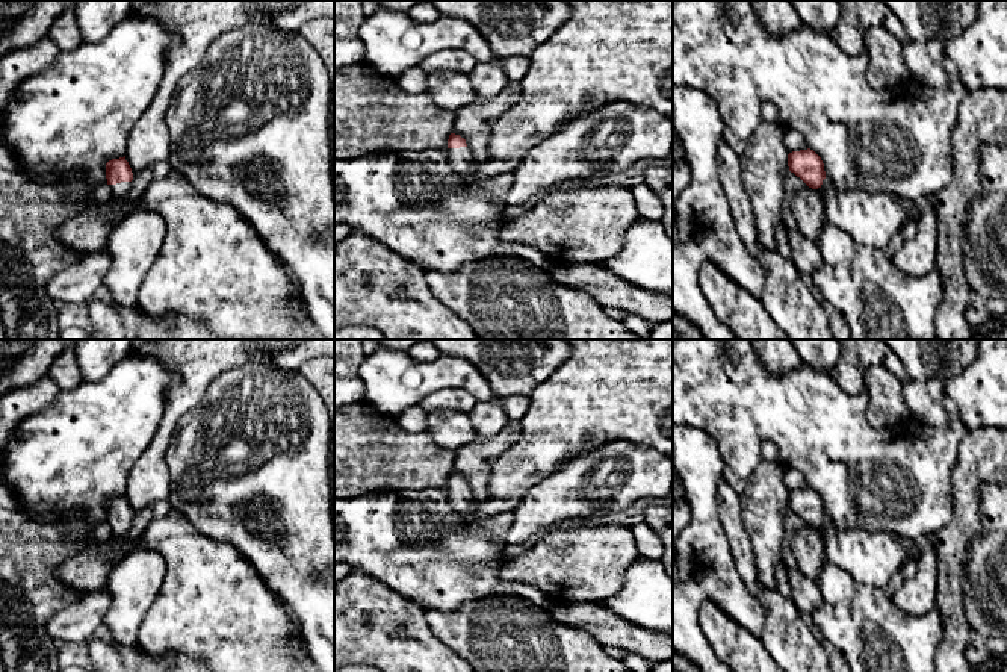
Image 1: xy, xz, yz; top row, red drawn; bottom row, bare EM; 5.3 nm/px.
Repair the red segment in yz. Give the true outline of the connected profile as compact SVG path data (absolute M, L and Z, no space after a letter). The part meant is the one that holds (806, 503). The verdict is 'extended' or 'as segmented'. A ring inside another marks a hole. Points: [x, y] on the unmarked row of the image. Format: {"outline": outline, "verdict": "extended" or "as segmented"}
{"outline": "M810 487L789 492L788 506L809 527L823 530L826 560L841 566L860 584L885 589L906 562L916 558L900 534L833 524L826 516L821 496Z", "verdict": "extended"}

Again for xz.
{"outline": "M564 339L572 351L569 359L529 395L529 407L523 415L519 440L494 463L488 480L488 498L478 501L466 478L451 472L448 498L454 513L466 522L513 512L525 495L543 478L555 472L569 459L605 445L627 440L653 448L662 454L673 454L673 339Z", "verdict": "extended"}

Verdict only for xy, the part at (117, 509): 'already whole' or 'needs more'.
needs more

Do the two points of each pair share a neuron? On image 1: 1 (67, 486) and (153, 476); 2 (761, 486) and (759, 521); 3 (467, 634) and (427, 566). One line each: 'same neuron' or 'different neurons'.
1: different neurons
2: same neuron
3: different neurons

